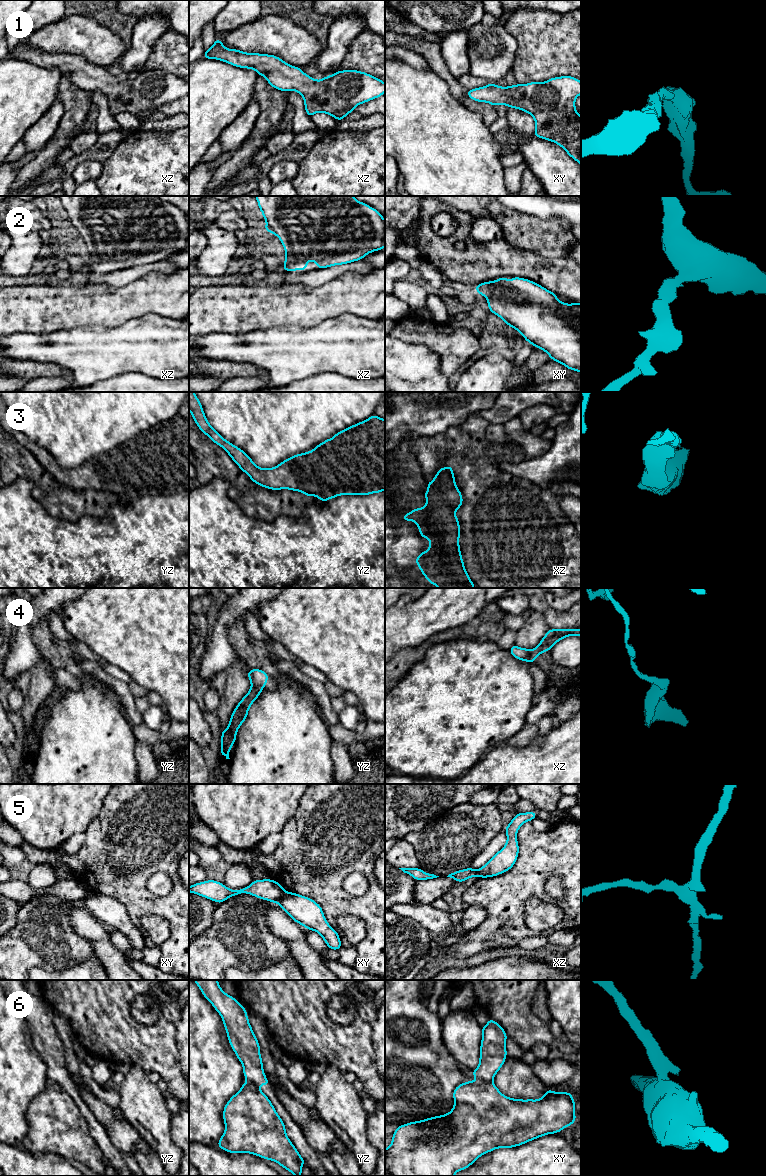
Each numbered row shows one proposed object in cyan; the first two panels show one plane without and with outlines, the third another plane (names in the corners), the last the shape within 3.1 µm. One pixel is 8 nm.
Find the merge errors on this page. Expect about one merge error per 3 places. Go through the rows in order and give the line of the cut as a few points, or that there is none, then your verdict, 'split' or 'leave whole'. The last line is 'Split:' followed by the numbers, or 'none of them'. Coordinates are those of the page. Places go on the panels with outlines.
1: no cut | leave whole
2: no cut | leave whole
3: no cut | leave whole
4: xz (529, 650), (534, 660) | split
5: xy (286, 892), (276, 902) | split
6: xy (481, 1079), (492, 1081) | split
Split: 4, 5, 6

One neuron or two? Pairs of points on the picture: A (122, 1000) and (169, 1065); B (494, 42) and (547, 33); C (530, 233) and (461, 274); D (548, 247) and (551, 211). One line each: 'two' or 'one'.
A: one
B: two
C: two
D: two

